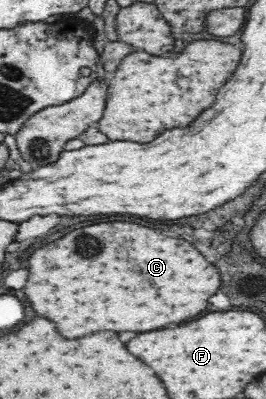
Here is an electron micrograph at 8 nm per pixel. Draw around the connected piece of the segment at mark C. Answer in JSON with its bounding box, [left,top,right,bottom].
[24,222,220,340]

